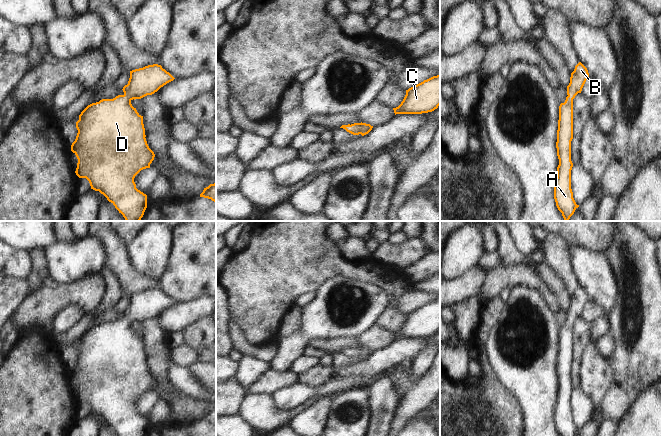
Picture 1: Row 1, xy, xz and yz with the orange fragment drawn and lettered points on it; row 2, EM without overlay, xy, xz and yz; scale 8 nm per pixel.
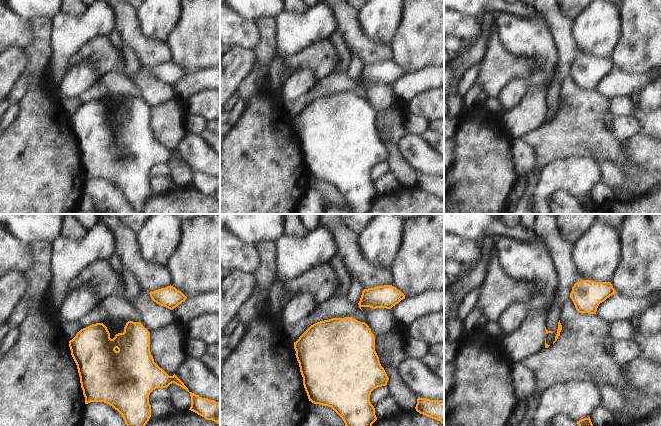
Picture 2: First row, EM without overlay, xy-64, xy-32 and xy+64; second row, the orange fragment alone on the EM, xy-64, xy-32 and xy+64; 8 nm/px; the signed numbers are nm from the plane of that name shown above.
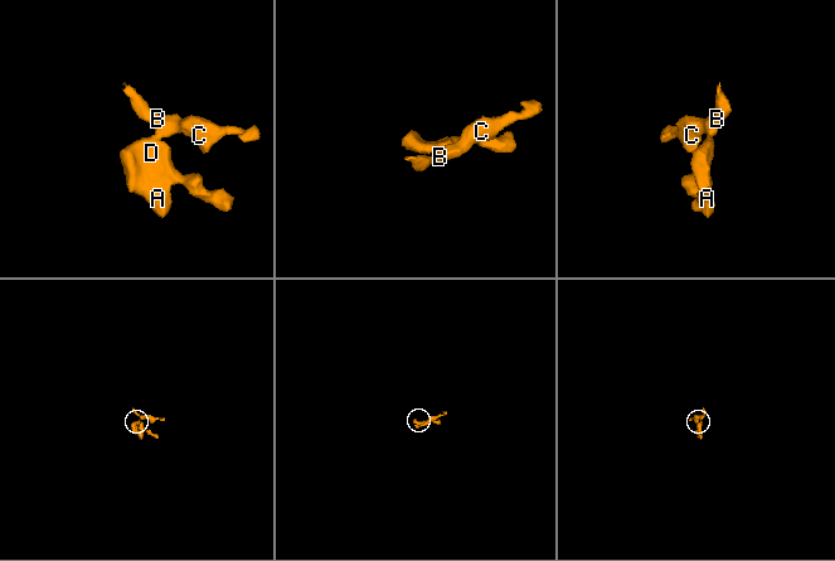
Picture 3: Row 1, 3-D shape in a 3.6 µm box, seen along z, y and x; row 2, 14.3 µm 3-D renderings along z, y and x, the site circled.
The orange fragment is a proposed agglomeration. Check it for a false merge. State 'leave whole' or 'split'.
leave whole

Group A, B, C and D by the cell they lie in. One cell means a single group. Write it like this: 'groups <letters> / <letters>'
groups A B C D

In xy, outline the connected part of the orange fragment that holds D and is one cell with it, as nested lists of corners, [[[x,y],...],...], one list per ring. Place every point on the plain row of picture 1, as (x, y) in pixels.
[[[158,288],[132,294],[130,295],[128,308],[122,313],[123,319],[118,319],[113,323],[102,323],[99,326],[88,329],[81,336],[79,344],[76,346],[78,357],[71,369],[71,375],[78,383],[75,397],[79,402],[86,402],[90,407],[91,413],[103,418],[119,436],[145,436],[147,419],[136,412],[134,402],[141,394],[150,392],[150,388],[155,381],[145,362],[143,340],[132,330],[131,325],[154,318],[174,303],[169,296]]]

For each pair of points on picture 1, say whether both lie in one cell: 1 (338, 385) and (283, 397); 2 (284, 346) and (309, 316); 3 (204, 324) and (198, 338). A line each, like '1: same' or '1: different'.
1: same
2: same
3: same

